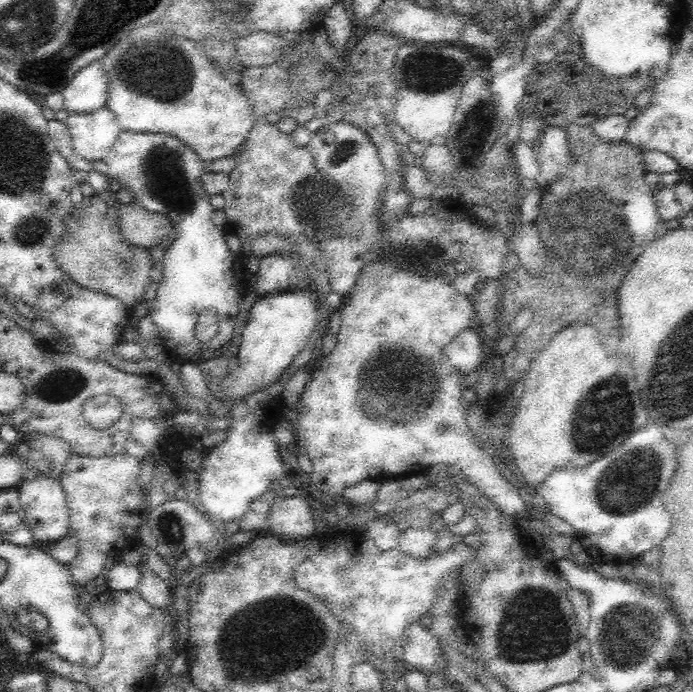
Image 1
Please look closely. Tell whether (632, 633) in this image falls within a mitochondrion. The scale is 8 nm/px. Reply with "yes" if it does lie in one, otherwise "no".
yes

